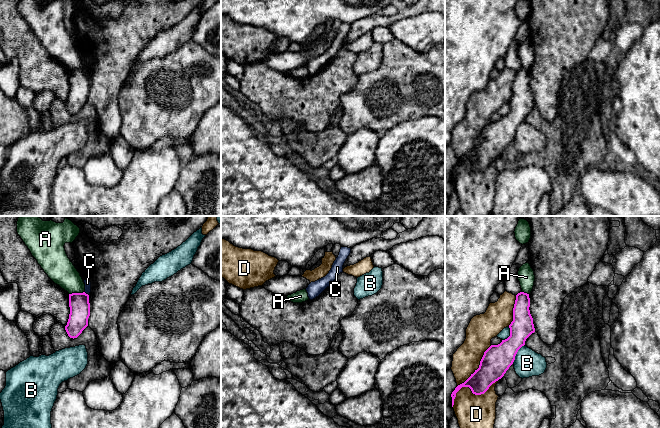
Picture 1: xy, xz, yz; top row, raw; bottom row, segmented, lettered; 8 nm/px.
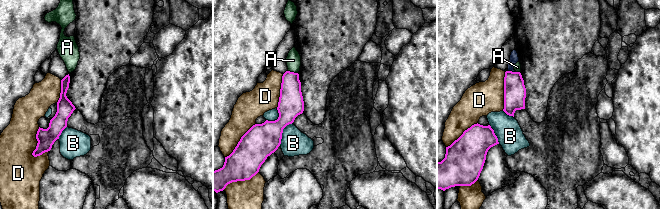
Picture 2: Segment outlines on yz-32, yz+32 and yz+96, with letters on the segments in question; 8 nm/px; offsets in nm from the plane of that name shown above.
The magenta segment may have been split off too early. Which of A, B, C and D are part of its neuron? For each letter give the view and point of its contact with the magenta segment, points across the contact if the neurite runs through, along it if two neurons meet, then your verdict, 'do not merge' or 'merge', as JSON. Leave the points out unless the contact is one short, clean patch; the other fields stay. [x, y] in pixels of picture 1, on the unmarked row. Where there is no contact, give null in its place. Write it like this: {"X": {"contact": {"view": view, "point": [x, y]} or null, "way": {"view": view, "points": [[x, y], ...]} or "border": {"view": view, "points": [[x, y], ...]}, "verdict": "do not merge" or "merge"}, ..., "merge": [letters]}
{"A": {"contact": {"view": "xy", "point": [76, 69]}, "verdict": "do not merge"}, "B": {"contact": {"view": "yz", "point": [516, 129]}, "verdict": "do not merge"}, "C": {"contact": {"view": "xy", "point": [85, 69]}, "border": {"view": "xy", "points": [[84, 68], [88, 71]]}, "verdict": "do not merge"}, "D": {"contact": {"view": "yz", "point": [471, 166]}, "verdict": "do not merge"}, "merge": []}

